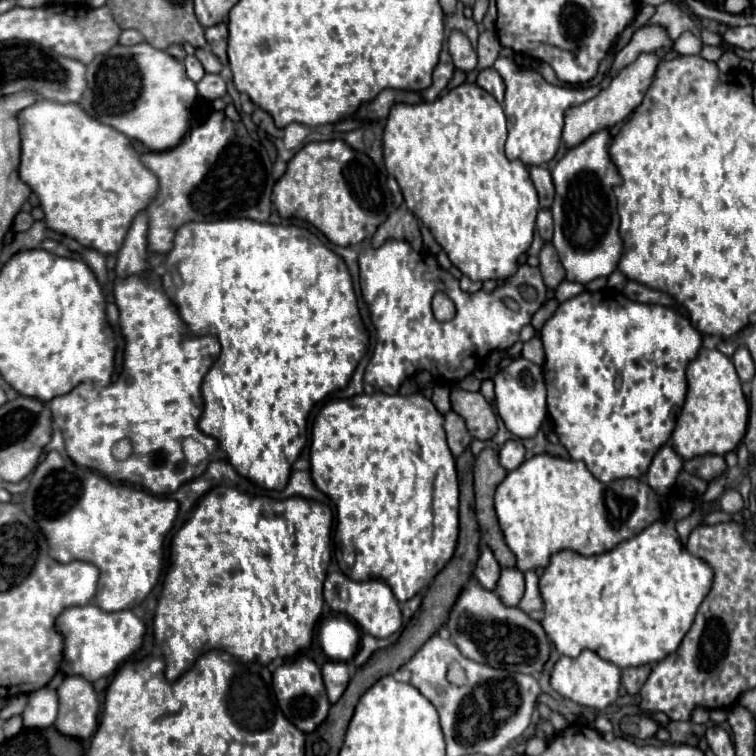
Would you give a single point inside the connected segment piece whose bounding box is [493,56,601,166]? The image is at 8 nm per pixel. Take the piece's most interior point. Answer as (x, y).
(535, 110)

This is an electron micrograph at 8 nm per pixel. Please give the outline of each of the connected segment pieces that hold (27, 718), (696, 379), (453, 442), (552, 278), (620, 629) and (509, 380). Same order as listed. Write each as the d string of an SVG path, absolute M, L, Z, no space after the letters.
M41 688L29 694L27 708L23 710L25 728L49 728L55 722L59 702L55 700L55 690Z
M703 346L697 358L687 366L687 398L671 434L671 446L685 460L703 454L723 456L741 444L747 428L747 416L749 406L731 358L721 354L717 348L709 350Z
M455 412L445 414L445 432L447 432L449 448L455 456L459 456L471 442L471 434L467 432L467 426L465 426L463 418Z
M545 244L545 246L543 246L543 250L541 250L541 254L539 254L539 260L541 260L539 270L541 270L541 274L543 274L543 280L545 280L547 288L555 292L557 286L559 286L559 284L563 282L563 278L565 278L565 268L561 266L559 256L557 256L553 244Z
M667 518L651 524L637 536L619 542L603 554L581 556L573 550L555 552L539 578L539 592L545 612L541 626L563 656L577 658L583 650L591 650L619 668L655 664L679 648L679 640L683 640L691 628L695 612L709 588L711 568L685 550L679 542L675 520Z
M517 358L511 360L497 376L495 376L495 408L501 420L505 422L507 430L513 432L517 438L533 438L541 422L547 416L547 402L545 402L545 382L543 382L543 368L533 364L531 360Z

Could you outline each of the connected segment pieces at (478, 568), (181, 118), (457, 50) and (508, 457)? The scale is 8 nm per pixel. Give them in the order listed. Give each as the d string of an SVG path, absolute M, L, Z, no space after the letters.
M481 542L481 546L479 546L479 560L477 560L477 564L475 564L475 578L479 580L479 584L483 586L483 588L487 588L487 590L495 590L495 584L497 584L497 580L499 580L499 574L501 574L501 566L499 566L499 562L495 560L495 556L493 556L493 550L487 546L487 544L483 544Z
M151 44L115 46L87 66L87 90L79 106L103 124L143 142L149 150L169 150L189 128L191 106L197 98L197 84L187 76L185 66Z
M451 30L447 36L447 44L449 44L449 54L453 58L455 68L463 70L463 72L471 72L477 66L477 52L473 50L469 38L459 32L459 30Z
M507 440L499 450L499 464L505 470L515 470L525 460L525 448L521 440Z

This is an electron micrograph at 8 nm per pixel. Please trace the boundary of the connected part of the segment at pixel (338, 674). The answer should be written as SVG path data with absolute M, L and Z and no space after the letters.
M325 662L323 664L323 682L331 704L335 704L349 684L349 668L345 662Z

